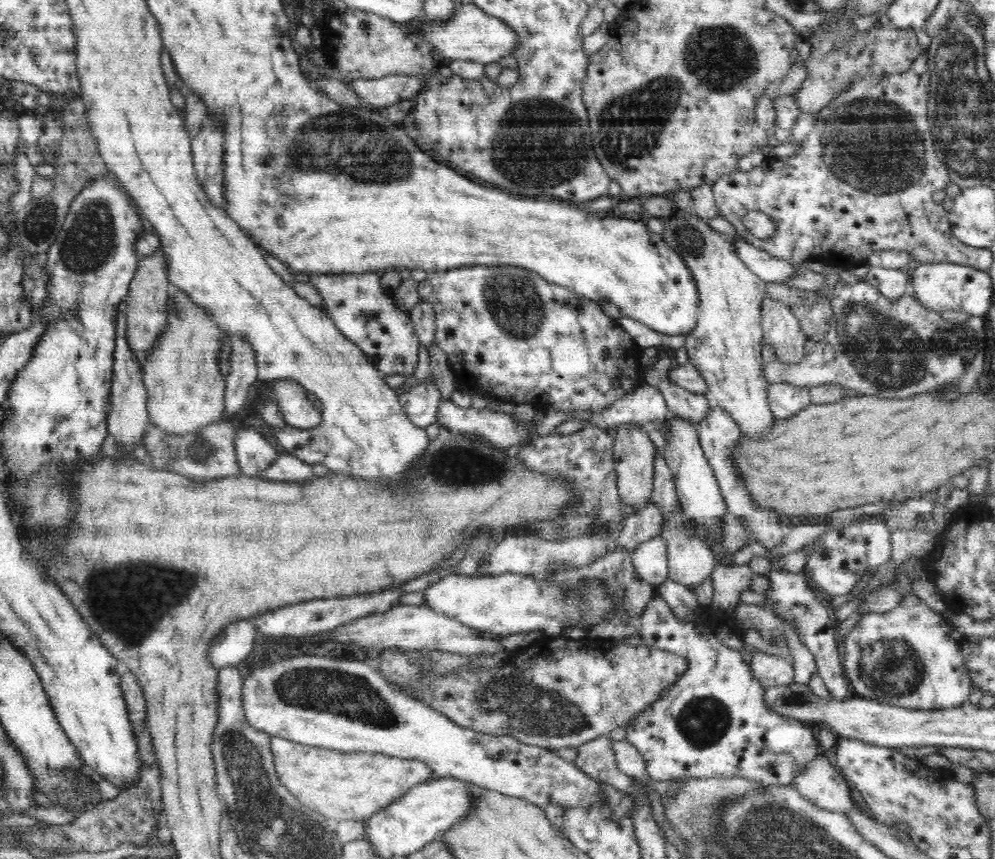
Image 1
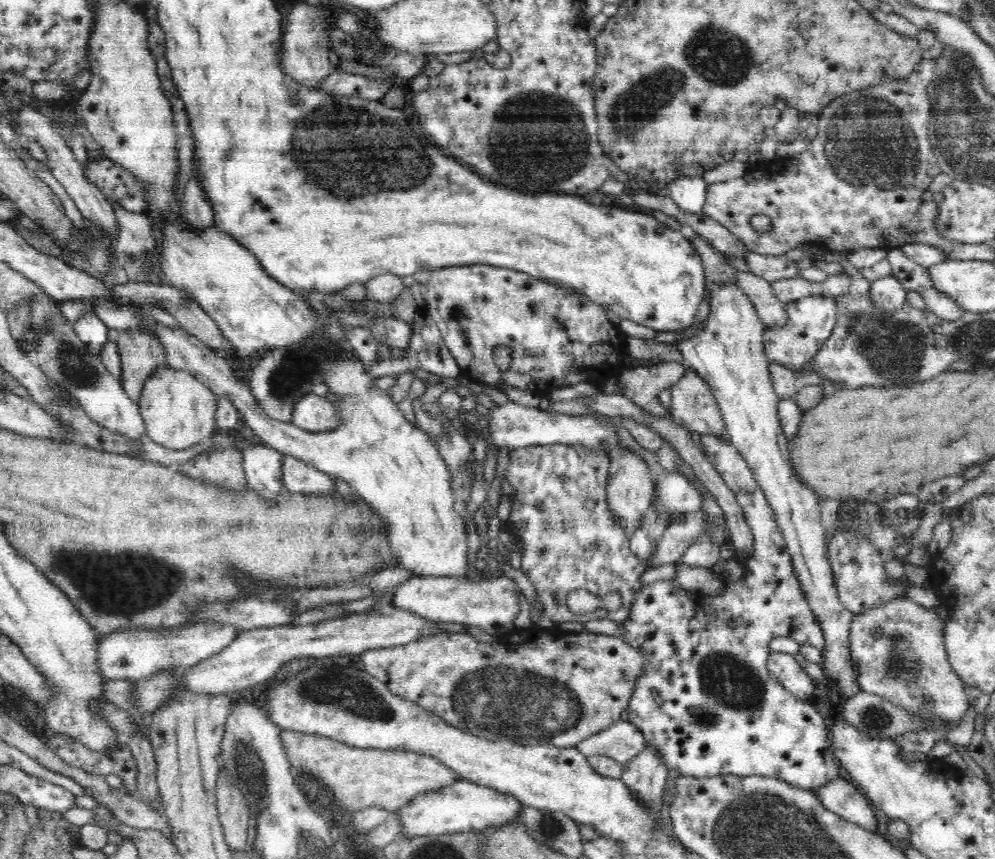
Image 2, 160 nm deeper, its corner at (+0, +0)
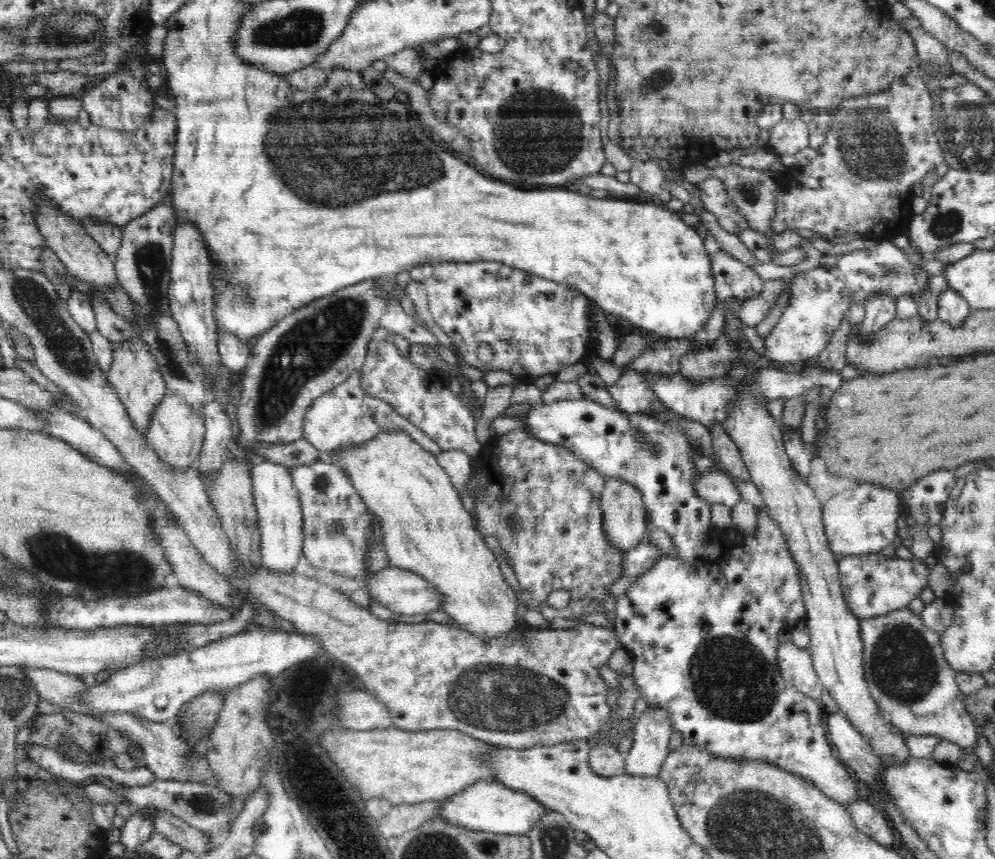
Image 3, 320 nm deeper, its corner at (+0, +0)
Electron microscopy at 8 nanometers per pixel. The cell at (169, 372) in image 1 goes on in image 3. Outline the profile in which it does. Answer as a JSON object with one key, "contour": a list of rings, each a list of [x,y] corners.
{"contour":[[[167,392],[150,419],[147,441],[157,458],[173,468],[190,468],[197,462],[205,437],[205,421],[201,411],[190,409],[181,396]]]}

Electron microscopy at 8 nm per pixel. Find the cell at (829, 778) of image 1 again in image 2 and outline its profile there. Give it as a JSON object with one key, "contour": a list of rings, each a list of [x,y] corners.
{"contour":[[[845,775],[828,782],[813,791],[820,803],[828,810],[840,815],[848,823],[854,823],[876,833],[876,813],[868,799]]]}

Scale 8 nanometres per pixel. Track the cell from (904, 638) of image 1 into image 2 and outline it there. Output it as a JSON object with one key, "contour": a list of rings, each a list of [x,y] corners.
{"contour":[[[906,595],[856,615],[849,635],[850,659],[857,673],[860,690],[885,698],[913,716],[935,718],[957,727],[966,714],[971,699],[966,695],[965,684],[949,663],[944,643],[944,628],[946,624],[940,620],[934,608],[919,606]]]}

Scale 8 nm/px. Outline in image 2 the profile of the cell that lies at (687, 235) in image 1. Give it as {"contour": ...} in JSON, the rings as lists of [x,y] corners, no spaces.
{"contour":[[[683,226],[680,232],[692,241],[696,253],[703,260],[704,286],[711,292],[704,330],[692,340],[675,342],[678,352],[683,356],[680,363],[687,369],[694,369],[712,389],[734,448],[745,458],[755,481],[772,507],[804,598],[824,633],[824,652],[821,652],[824,676],[832,684],[835,693],[840,692],[845,698],[852,698],[861,691],[850,659],[849,635],[855,615],[838,598],[818,496],[798,480],[790,464],[788,438],[783,433],[777,411],[780,401],[773,387],[770,361],[764,352],[763,334],[767,328],[760,320],[752,301],[736,286],[738,270],[732,268],[727,258],[702,239],[694,229]]]}

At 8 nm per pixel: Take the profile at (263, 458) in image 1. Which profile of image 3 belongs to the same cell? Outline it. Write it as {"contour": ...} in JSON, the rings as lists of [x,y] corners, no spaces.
{"contour":[[[266,459],[254,460],[250,466],[252,494],[261,536],[261,559],[264,567],[276,572],[292,572],[303,555],[304,529],[298,491],[290,469]]]}

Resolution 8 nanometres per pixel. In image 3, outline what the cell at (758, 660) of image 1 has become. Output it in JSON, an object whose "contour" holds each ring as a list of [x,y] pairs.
{"contour":[[[792,641],[784,642],[779,647],[777,657],[778,668],[783,680],[803,695],[820,700],[824,687],[813,670],[809,650],[798,648]]]}

